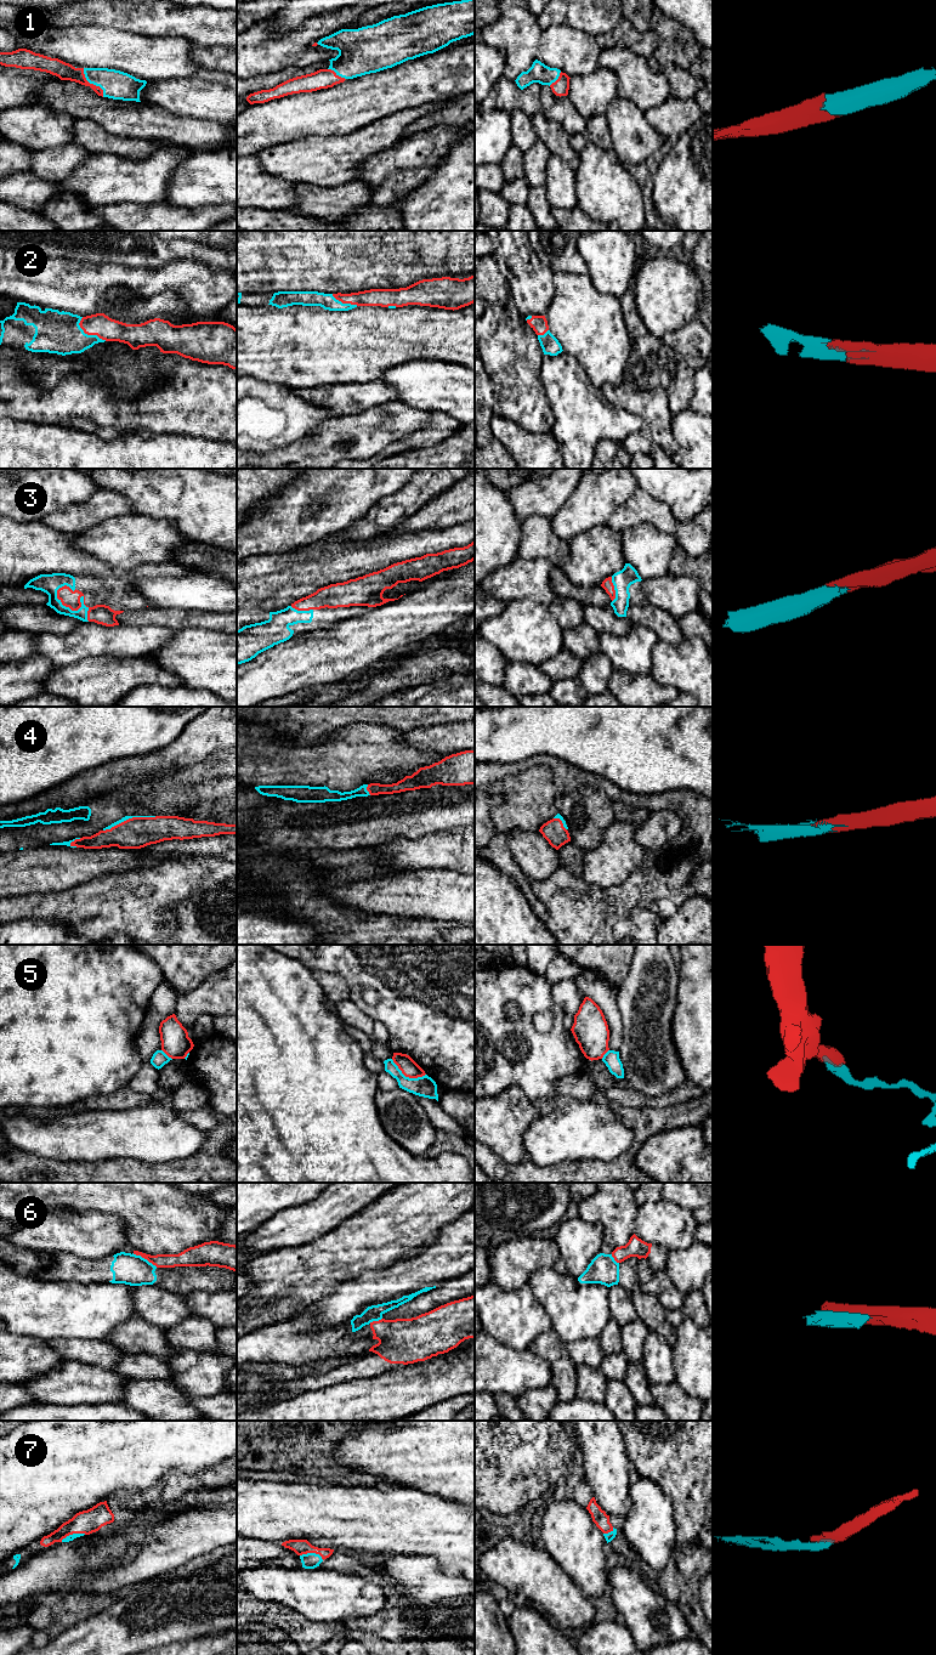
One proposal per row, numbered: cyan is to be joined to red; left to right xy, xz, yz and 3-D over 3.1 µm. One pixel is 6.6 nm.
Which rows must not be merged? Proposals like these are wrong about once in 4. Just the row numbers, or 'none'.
5, 6

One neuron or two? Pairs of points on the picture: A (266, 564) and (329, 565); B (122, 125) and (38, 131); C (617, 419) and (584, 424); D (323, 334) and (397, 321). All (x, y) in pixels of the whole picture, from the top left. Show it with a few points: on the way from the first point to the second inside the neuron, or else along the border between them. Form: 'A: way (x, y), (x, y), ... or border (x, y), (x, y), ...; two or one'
A: way (282, 565), (313, 565); one
B: border (46, 107), (54, 111), (62, 111), (75, 118); two
C: way (608, 420), (593, 420); one
D: way (341, 334), (379, 334); one

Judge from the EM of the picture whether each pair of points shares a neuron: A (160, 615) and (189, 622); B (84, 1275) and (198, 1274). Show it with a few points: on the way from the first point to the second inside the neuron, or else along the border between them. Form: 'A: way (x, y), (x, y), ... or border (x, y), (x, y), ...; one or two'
A: way (168, 618), (182, 619); one
B: way (112, 1271), (141, 1271), (156, 1276), (170, 1276); one

